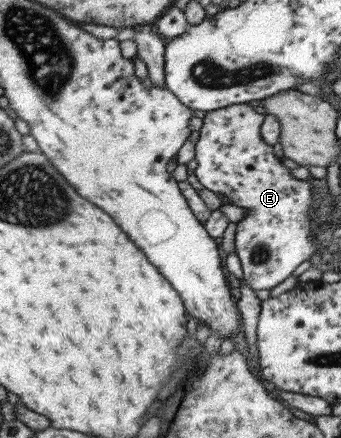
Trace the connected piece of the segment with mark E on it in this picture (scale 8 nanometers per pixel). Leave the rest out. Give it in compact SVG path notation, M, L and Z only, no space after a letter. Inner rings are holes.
M247 104L227 105L206 112L201 119L193 159L196 162L193 174L203 188L208 188L218 197L224 195L230 204L246 209L243 219L236 223L234 247L243 280L254 292L259 289L272 289L278 283L282 283L316 249L315 237L310 235L308 220L312 186L306 180L293 178L290 169L274 156L272 146L262 141L259 127L264 116L254 112Z

